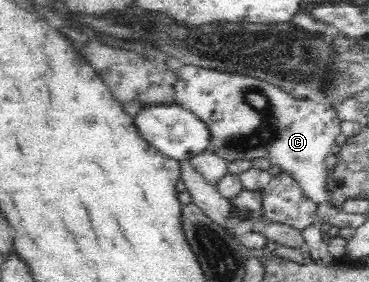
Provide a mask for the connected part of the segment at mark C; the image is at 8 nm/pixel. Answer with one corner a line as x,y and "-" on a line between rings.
177,65
179,81
175,96
179,105
191,110
211,130
210,151
227,162
259,157
294,175
303,192
316,204
327,202
326,157
340,134
340,119
329,101
293,97
281,88
254,77
243,77

